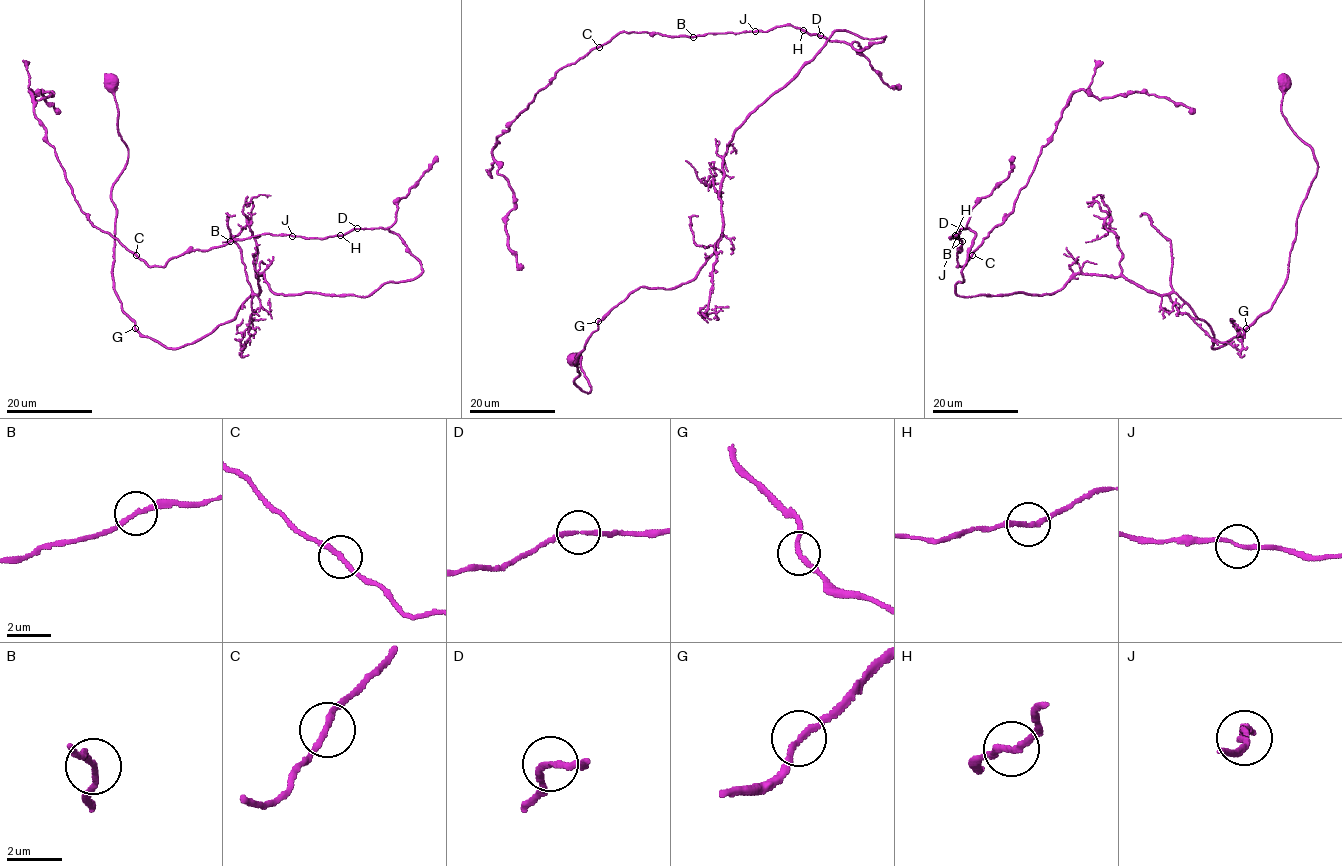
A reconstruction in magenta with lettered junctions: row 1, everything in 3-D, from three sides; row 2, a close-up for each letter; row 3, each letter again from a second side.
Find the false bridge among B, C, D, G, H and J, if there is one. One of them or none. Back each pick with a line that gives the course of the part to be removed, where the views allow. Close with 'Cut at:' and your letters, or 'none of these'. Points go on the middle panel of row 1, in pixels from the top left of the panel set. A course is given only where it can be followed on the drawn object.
Cut at: none of these

